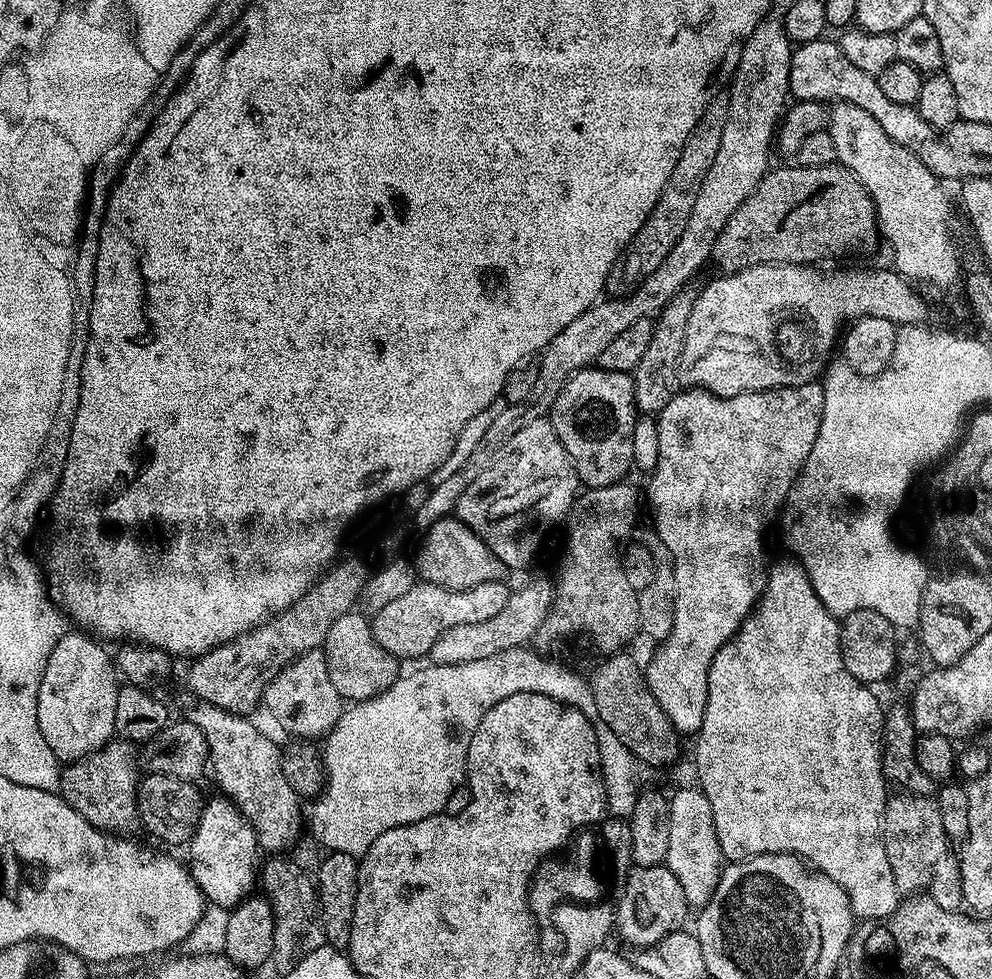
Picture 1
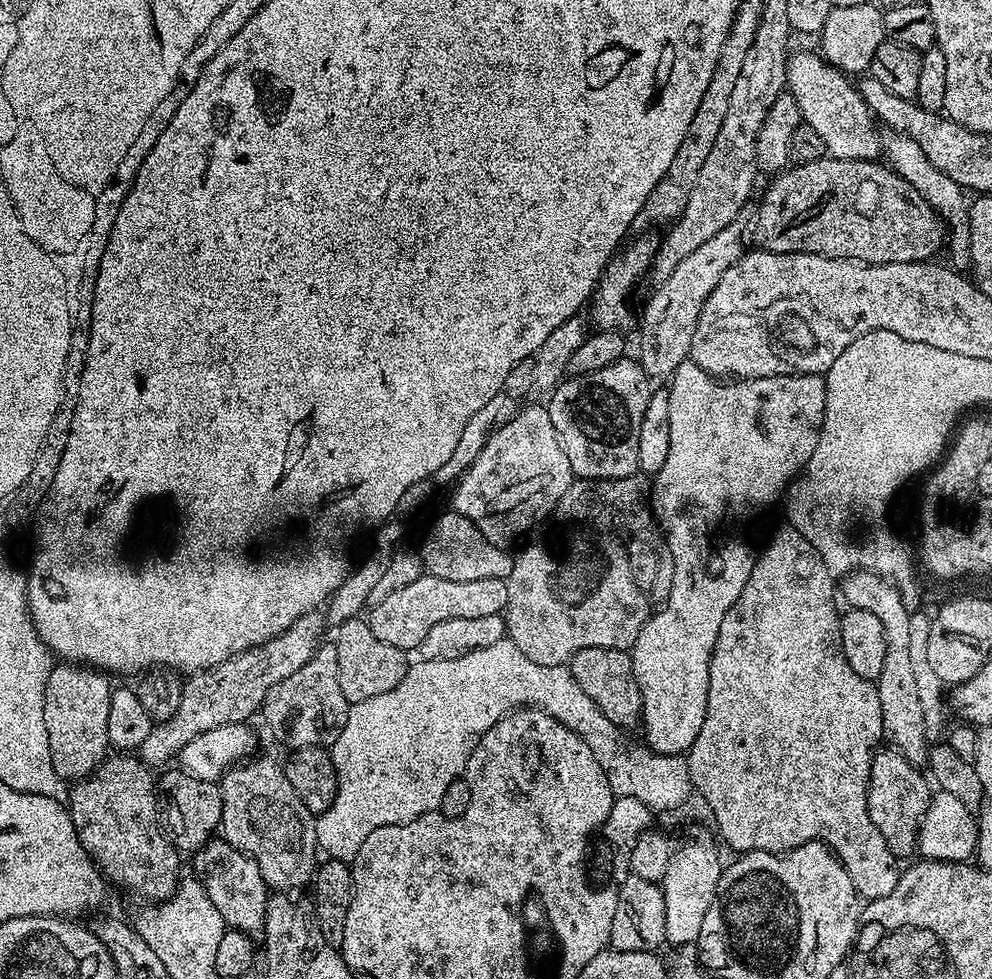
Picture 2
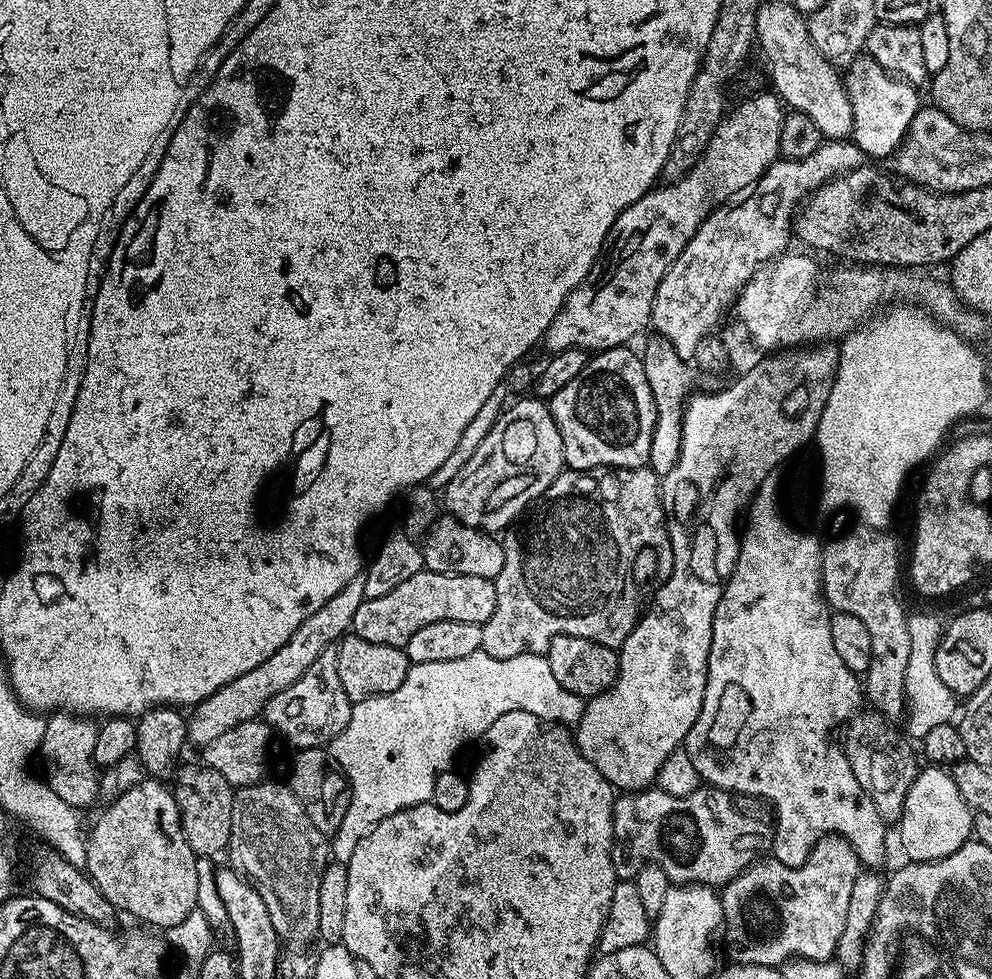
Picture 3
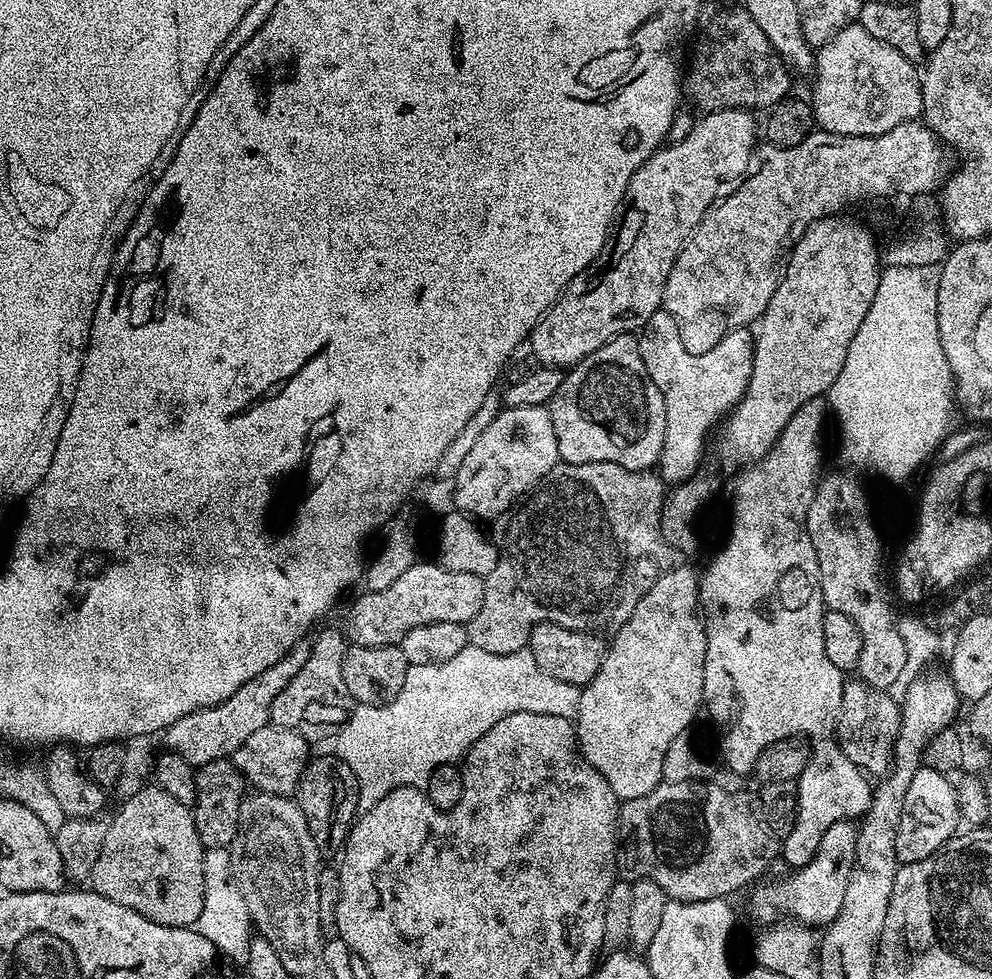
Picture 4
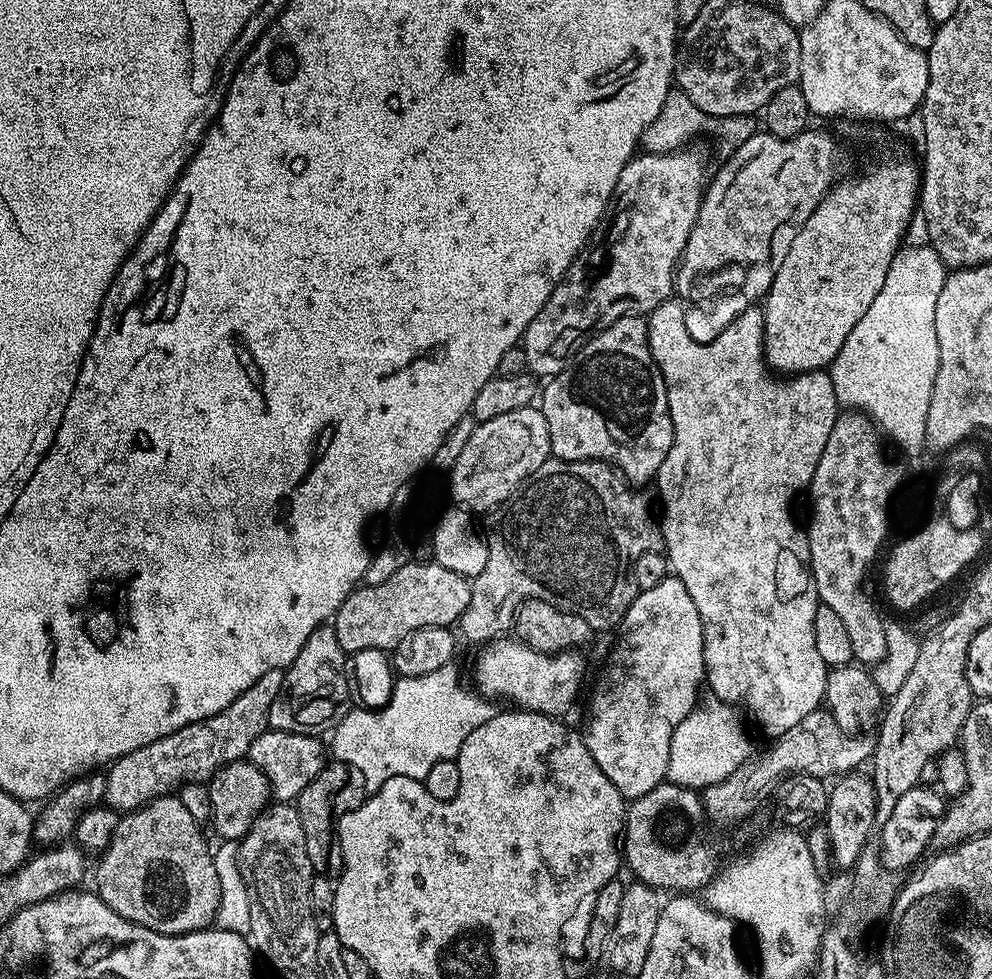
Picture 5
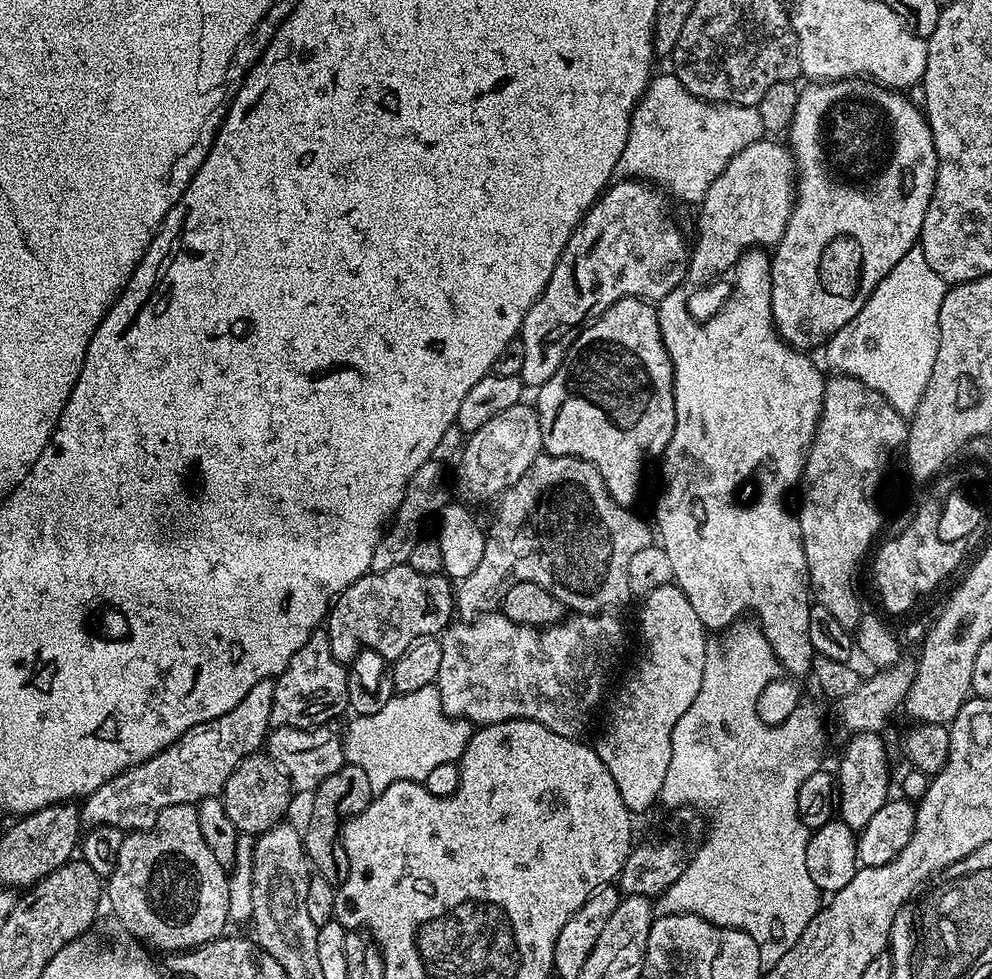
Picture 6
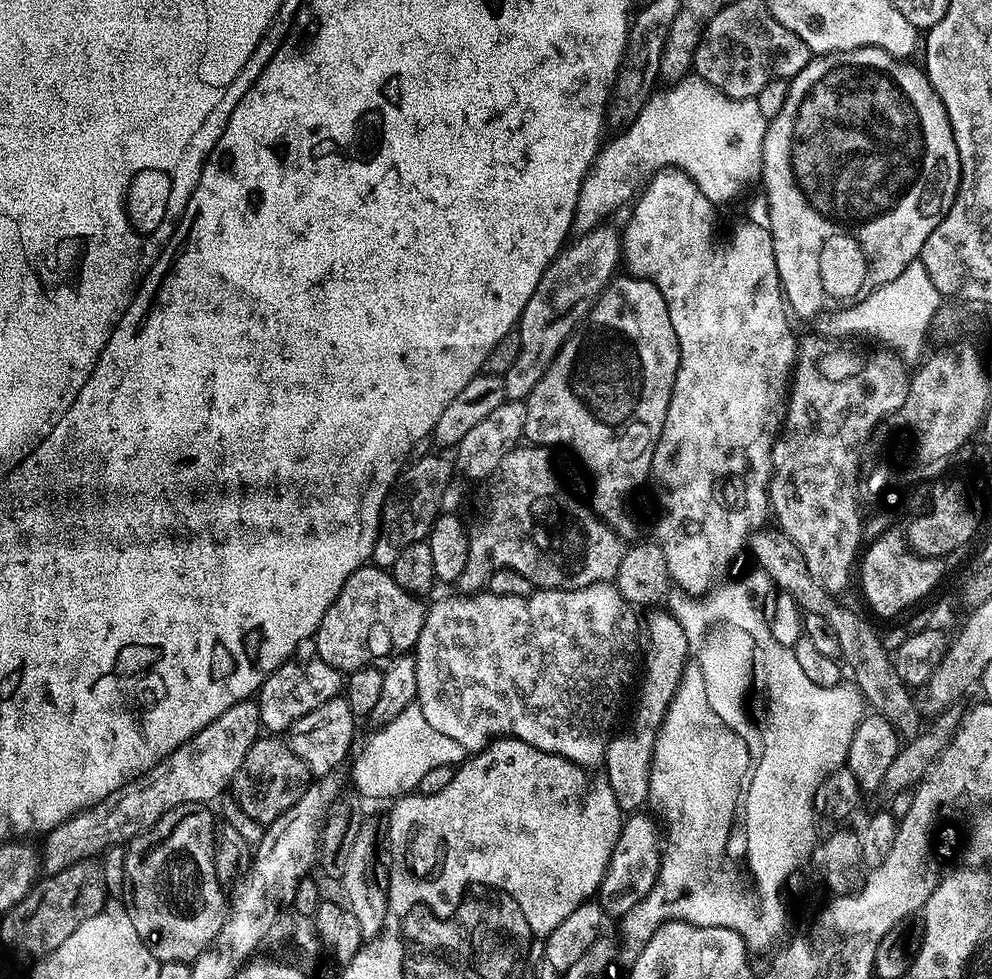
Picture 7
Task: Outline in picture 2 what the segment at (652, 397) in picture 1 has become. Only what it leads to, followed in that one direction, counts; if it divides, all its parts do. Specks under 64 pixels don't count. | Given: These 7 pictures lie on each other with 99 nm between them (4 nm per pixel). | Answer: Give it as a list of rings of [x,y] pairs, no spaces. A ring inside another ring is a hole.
[[[735,223],[726,226],[710,241],[699,246],[698,250],[687,255],[675,267],[668,280],[659,285],[655,289],[657,292],[649,298],[648,305],[644,308],[644,317],[641,320],[639,317],[638,320],[638,328],[640,324],[640,356],[638,355],[638,362],[644,367],[644,372],[649,378],[656,378],[656,376],[671,377],[672,371],[681,362],[689,359],[694,330],[698,326],[698,318],[702,314],[702,306],[706,302],[706,298],[710,298],[710,290],[714,290],[714,286],[718,286],[718,278],[722,278],[722,274],[726,274],[726,270],[730,270],[730,266],[737,264],[746,251],[744,240],[736,233],[736,229],[737,225]]]

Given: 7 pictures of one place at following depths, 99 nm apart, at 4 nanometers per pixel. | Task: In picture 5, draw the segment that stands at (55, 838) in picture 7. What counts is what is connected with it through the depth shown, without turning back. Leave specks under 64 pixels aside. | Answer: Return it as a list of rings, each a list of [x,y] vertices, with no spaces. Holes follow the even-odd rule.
[[[278,668],[270,670],[270,674],[262,674],[262,678],[258,678],[258,682],[254,682],[254,686],[250,686],[250,690],[246,690],[238,699],[230,702],[230,706],[226,706],[226,710],[222,710],[205,720],[200,720],[196,724],[188,724],[174,734],[166,734],[130,754],[119,756],[112,761],[107,769],[103,803],[109,808],[115,808],[117,813],[120,814],[134,812],[151,800],[157,800],[160,796],[175,793],[183,784],[196,781],[207,782],[225,764],[245,759],[250,746],[254,742],[254,738],[258,738],[258,734],[262,734],[268,728],[270,706],[274,702],[276,695],[280,693],[280,688],[283,684],[284,672]]]

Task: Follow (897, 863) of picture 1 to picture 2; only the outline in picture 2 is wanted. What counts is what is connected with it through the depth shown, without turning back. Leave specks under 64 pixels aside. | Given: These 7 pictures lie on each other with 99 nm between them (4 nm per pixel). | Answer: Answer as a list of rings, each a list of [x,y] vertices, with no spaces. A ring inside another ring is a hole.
[[[884,746],[873,755],[868,783],[870,822],[878,826],[878,834],[886,838],[890,850],[897,858],[914,852],[916,836],[920,832],[920,823],[930,806],[933,795],[929,777],[895,748]]]

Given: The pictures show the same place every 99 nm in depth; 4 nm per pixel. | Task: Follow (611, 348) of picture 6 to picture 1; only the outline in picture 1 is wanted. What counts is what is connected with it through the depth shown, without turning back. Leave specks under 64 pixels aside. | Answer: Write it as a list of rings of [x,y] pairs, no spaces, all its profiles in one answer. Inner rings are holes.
[[[599,366],[581,369],[565,382],[557,400],[552,404],[550,419],[566,454],[572,459],[572,468],[585,489],[619,484],[628,471],[633,471],[636,455],[634,426],[638,419],[634,402],[634,382],[626,372],[611,372]]]

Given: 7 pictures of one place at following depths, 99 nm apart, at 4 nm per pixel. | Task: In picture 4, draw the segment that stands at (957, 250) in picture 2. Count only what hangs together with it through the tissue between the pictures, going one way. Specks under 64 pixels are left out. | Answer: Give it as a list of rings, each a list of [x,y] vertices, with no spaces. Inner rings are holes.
[[[858,22],[847,23],[844,28],[835,33],[831,40],[826,41],[818,48],[814,56],[814,77],[816,81],[812,84],[812,96],[810,95],[810,103],[812,105],[812,115],[815,123],[819,125],[823,131],[833,132],[834,134],[846,134],[847,136],[877,136],[878,134],[886,134],[886,130],[894,130],[894,126],[898,126],[907,120],[915,120],[921,115],[924,106],[924,90],[922,87],[922,76],[918,71],[917,65],[913,61],[902,58],[902,54],[898,54],[898,50],[894,50],[894,46],[886,46],[886,42],[878,42],[878,38],[874,38],[874,34],[866,34],[866,30]]]

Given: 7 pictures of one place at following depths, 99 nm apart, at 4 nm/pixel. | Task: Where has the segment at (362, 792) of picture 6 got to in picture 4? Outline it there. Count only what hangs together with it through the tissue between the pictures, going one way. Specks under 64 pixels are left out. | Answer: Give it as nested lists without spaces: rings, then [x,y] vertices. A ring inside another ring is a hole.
[[[335,754],[309,759],[308,767],[304,769],[304,776],[300,779],[300,786],[294,793],[294,799],[299,804],[302,814],[306,818],[306,826],[310,826],[310,834],[316,843],[316,849],[321,857],[328,858],[341,851],[346,839],[346,823],[344,812],[357,811],[356,803],[360,787],[356,785],[356,776],[346,766],[344,761]]]

